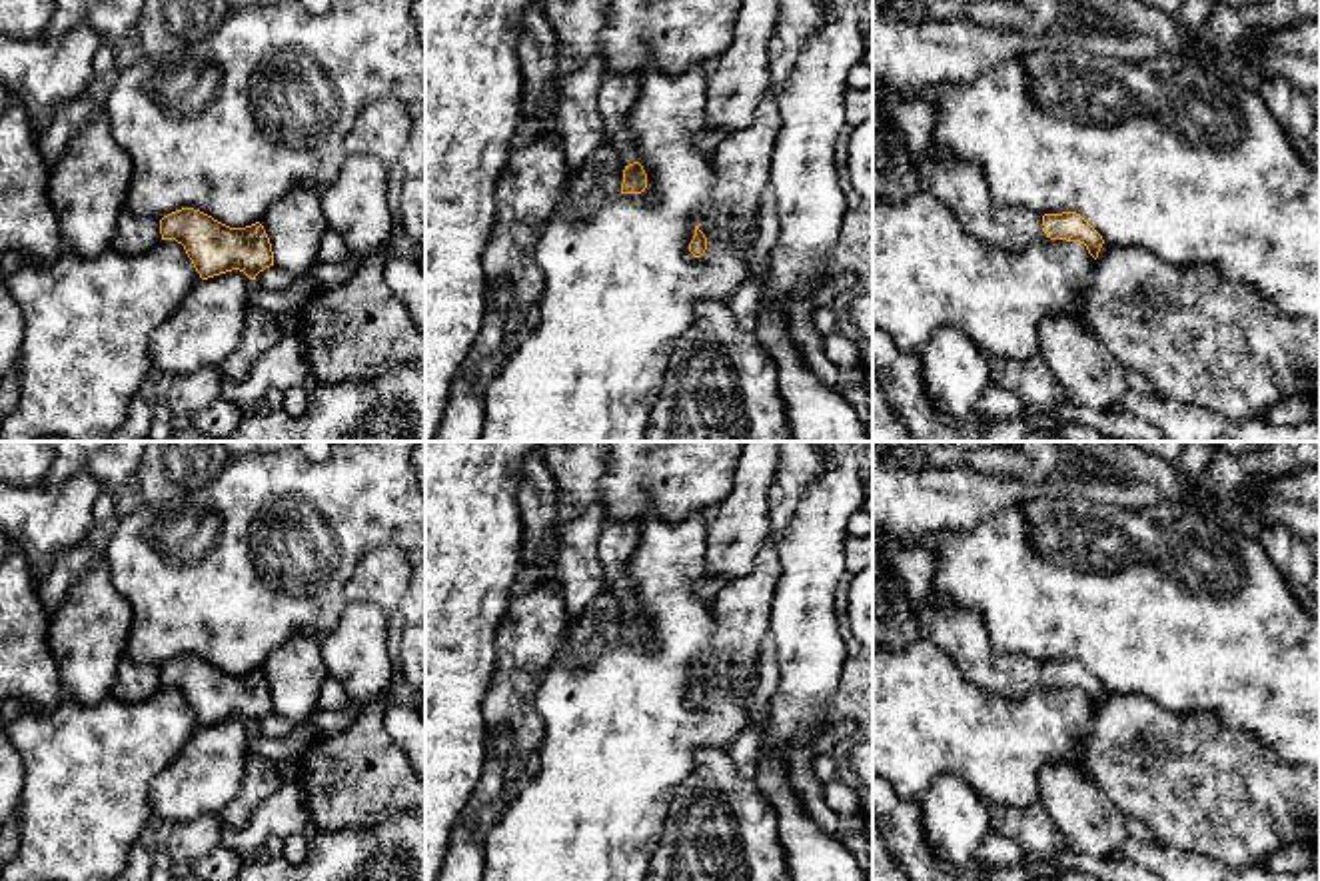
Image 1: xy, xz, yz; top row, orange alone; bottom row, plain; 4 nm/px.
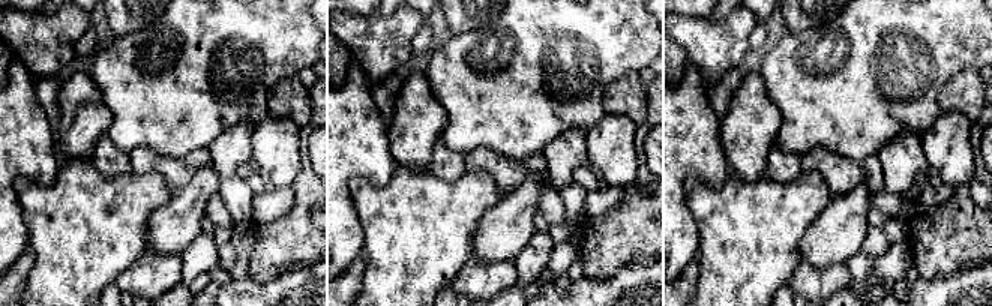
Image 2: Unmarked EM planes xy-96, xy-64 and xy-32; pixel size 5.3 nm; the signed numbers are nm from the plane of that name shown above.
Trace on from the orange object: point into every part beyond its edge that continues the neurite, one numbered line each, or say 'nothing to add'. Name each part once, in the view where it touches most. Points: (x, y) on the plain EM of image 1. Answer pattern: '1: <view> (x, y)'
1: yz (959, 632)

